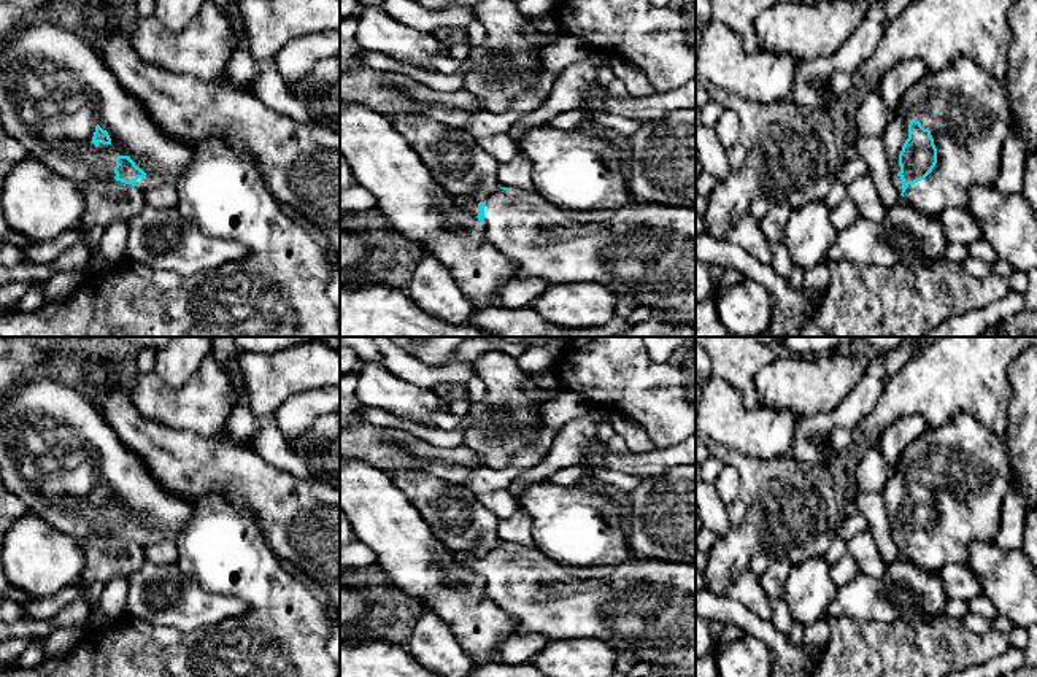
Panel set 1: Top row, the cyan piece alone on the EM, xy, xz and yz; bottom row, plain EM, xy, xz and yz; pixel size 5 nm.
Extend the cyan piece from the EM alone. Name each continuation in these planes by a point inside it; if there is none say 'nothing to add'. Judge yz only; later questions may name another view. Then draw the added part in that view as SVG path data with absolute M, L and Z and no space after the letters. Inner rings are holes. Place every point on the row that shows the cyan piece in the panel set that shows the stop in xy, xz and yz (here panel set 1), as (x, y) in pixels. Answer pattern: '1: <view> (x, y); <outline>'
1: yz (967, 112); M958 57L948 68L927 72L910 87L888 122L883 137L892 184L907 203L923 215L939 216L946 208L966 208L972 186L994 188L1000 172L1000 153L1008 135L1012 108L1005 84L967 57ZM912 119L931 130L937 148L937 164L921 181L902 189L899 154L908 138Z

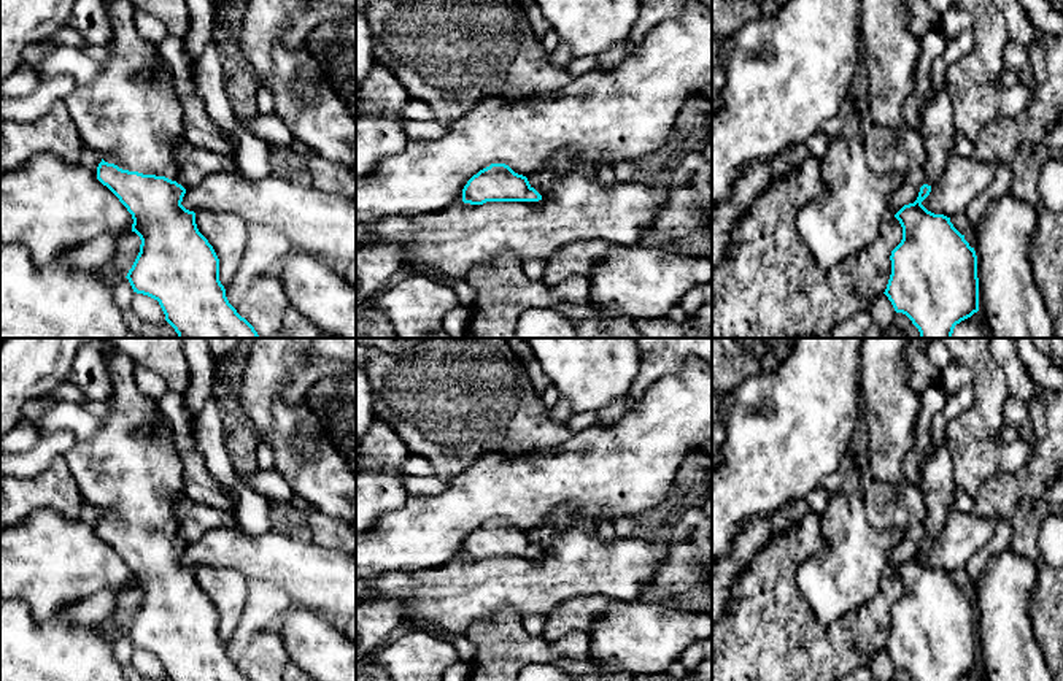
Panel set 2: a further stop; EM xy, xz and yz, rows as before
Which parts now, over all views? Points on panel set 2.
1: xy (131, 115); M127 0L105 6L113 29L106 44L114 57L102 63L100 75L86 86L76 86L64 100L84 148L95 149L108 164L143 175L178 181L180 164L175 146L184 140L183 108L168 73L154 73L157 46L145 40L135 21L135 10Z

